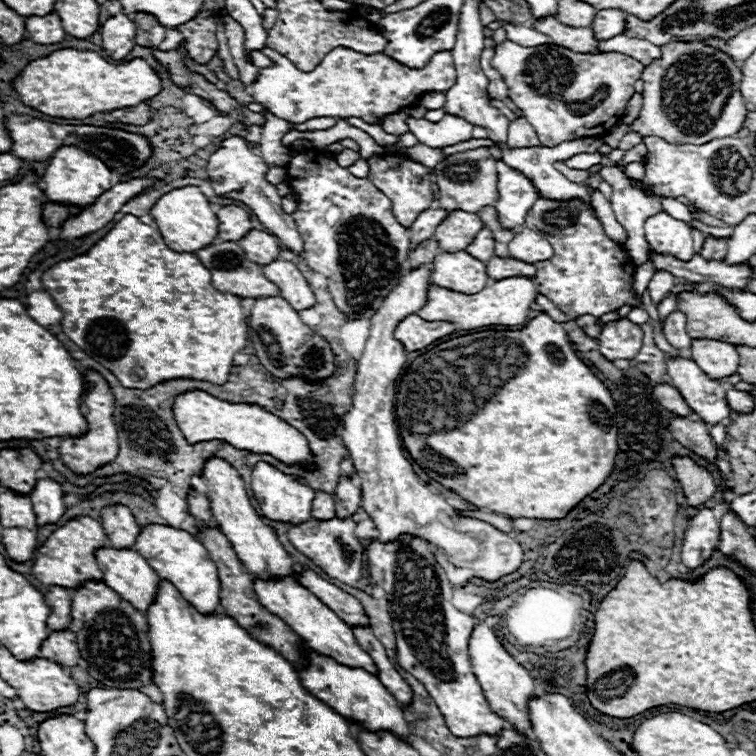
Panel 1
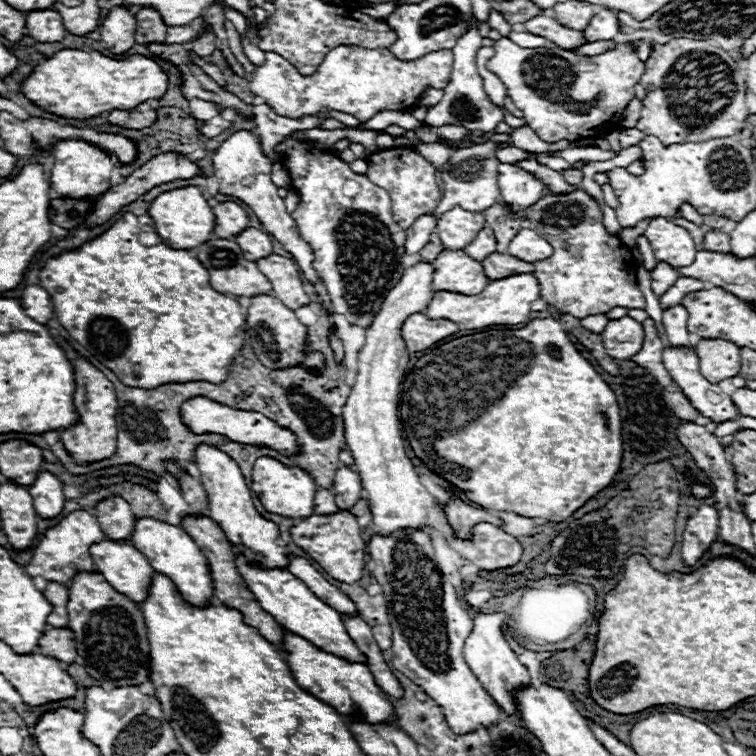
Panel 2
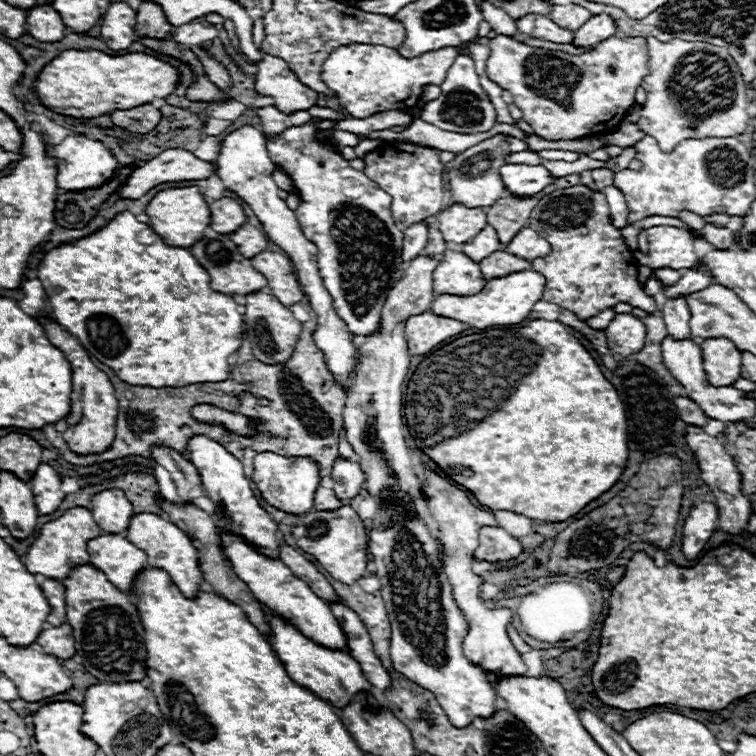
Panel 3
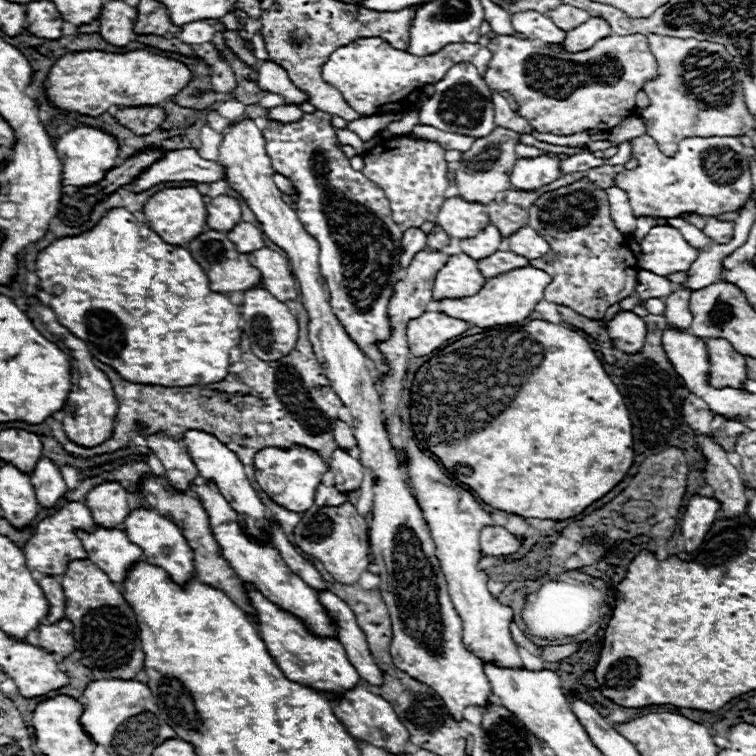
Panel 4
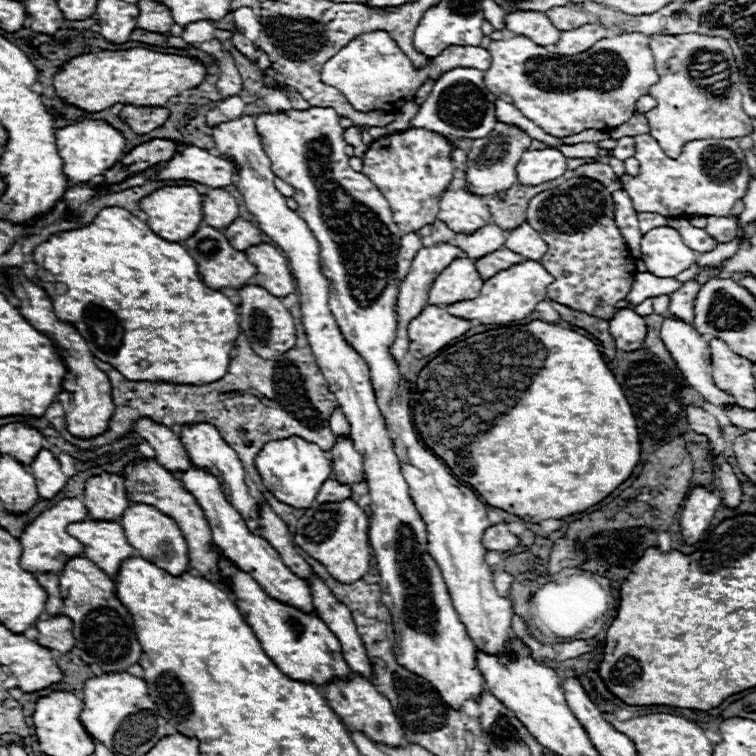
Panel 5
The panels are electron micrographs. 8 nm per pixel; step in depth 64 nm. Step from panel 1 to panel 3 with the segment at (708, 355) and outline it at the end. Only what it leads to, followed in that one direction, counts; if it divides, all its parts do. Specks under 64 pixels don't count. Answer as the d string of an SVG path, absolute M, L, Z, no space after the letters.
M708 338L702 342L706 380L714 386L730 386L742 374L742 352L726 338Z

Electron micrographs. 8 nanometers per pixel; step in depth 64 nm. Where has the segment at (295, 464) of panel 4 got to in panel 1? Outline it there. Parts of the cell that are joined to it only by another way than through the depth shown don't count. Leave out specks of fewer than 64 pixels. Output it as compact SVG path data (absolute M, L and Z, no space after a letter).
M258 462L252 470L252 492L258 500L262 514L270 520L282 520L292 524L302 524L302 520L310 520L310 516L318 516L318 520L326 520L326 516L336 516L334 496L328 492L316 492L300 478L292 474L284 474L282 470L270 466L268 462Z

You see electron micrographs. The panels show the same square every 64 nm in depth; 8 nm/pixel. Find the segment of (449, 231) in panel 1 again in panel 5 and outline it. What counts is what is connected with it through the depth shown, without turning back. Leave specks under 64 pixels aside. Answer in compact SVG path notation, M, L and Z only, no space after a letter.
M466 186L452 190L446 188L440 198L438 218L454 228L454 232L474 232L486 224L492 224L492 214L484 196L472 194Z

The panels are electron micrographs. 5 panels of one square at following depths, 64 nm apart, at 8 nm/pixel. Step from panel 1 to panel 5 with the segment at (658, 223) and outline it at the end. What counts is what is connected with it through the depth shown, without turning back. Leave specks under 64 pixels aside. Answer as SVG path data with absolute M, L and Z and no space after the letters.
M668 226L646 232L640 250L648 272L658 278L678 276L696 262L696 252L684 244L678 230Z

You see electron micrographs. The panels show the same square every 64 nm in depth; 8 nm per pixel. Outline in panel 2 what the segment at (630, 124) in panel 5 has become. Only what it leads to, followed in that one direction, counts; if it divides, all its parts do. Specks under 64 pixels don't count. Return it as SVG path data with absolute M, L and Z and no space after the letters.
M622 128L622 130L620 130L620 146L622 146L622 148L636 146L642 138L644 138L644 134L642 134L638 128Z

